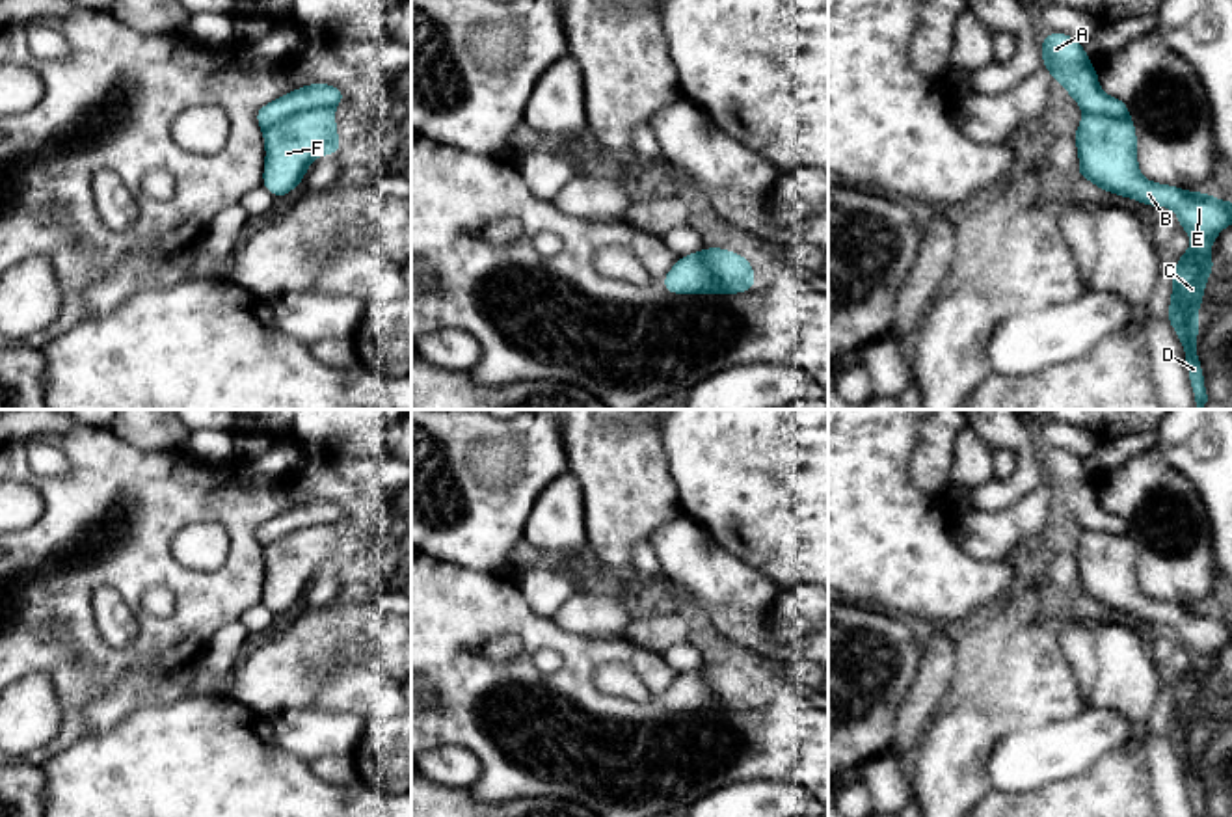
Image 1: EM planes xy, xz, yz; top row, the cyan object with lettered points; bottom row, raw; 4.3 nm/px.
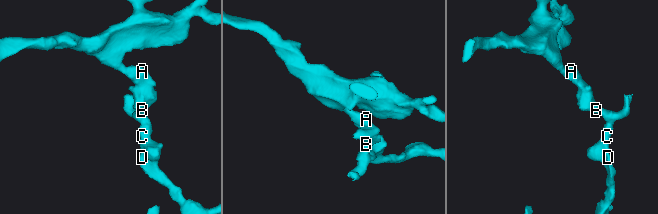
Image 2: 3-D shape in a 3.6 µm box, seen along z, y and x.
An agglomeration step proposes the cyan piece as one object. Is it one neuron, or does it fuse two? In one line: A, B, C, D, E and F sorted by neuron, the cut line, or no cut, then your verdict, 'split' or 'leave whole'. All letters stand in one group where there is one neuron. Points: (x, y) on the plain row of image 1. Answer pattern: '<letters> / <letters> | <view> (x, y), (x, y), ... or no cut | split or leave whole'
A / B C D E F | xy (332, 522), (291, 531), (263, 546) | split

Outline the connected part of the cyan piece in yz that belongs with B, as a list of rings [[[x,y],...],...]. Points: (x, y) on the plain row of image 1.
[[[1087,530],[1072,553],[1079,569],[1078,592],[1104,609],[1132,614],[1148,623],[1172,625],[1180,636],[1180,646],[1193,655],[1193,664],[1180,668],[1180,679],[1174,685],[1167,737],[1184,763],[1195,817],[1208,817],[1197,772],[1197,731],[1208,692],[1215,683],[1210,664],[1217,651],[1232,640],[1232,620],[1202,609],[1146,597],[1137,583],[1137,551],[1130,532]]]

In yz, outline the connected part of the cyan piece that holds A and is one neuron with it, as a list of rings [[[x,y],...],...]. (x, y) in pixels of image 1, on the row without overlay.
[[[1048,450],[1042,454],[1042,482],[1051,495],[1061,501],[1078,523],[1094,532],[1128,534],[1124,517],[1102,508],[1098,489],[1083,467],[1083,460],[1066,450]]]

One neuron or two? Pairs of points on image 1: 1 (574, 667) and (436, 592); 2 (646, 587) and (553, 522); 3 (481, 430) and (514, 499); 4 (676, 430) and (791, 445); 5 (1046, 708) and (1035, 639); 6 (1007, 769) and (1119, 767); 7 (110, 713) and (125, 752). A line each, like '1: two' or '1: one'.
1: one
2: one
3: one
4: one
5: one
6: two
7: two

